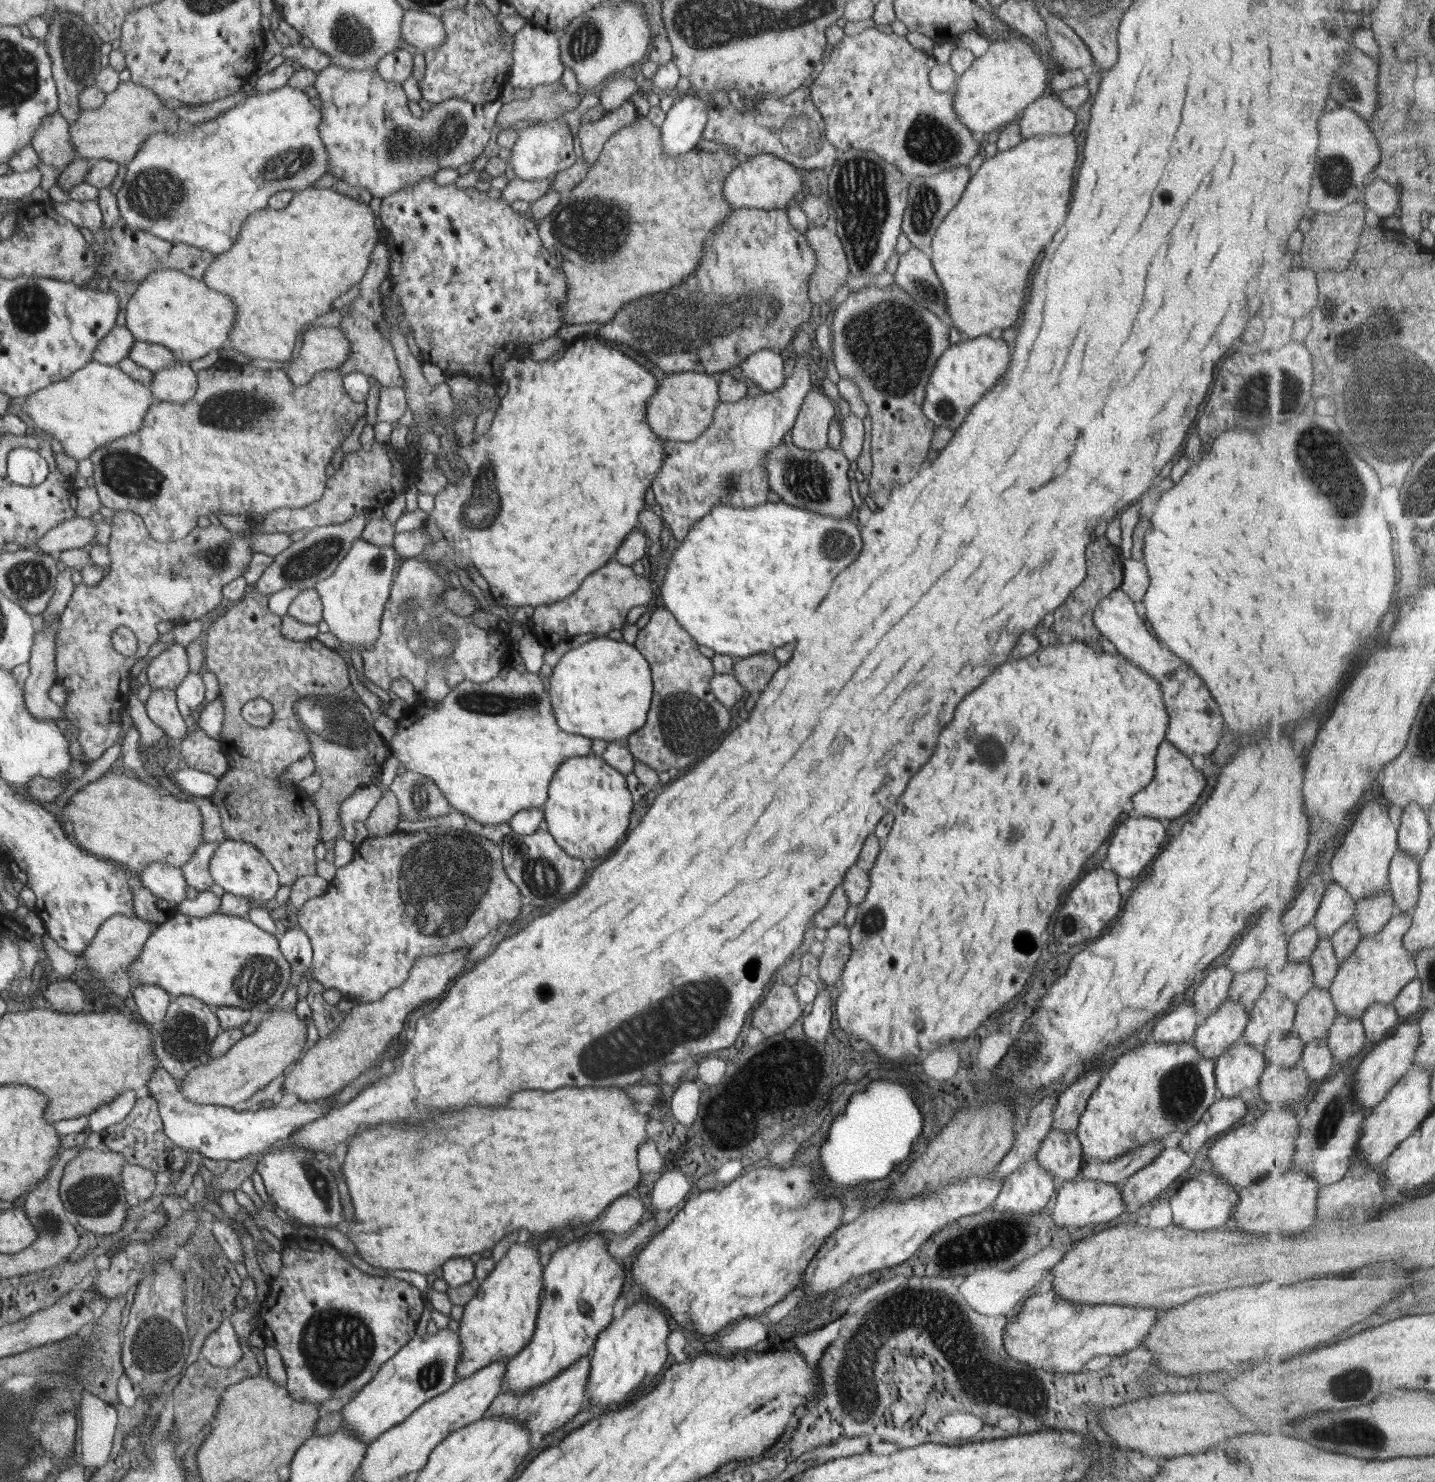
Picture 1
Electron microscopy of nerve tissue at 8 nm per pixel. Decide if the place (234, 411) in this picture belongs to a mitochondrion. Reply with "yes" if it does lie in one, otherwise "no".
yes

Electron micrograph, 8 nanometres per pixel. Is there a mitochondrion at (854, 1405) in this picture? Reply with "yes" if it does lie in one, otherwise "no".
yes

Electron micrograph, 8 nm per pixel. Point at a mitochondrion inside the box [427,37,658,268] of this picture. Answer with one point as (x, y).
(594, 233)

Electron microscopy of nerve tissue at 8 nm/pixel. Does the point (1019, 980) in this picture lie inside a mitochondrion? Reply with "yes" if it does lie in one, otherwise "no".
no

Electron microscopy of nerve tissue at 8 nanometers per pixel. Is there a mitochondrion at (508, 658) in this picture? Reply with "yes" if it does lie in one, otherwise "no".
no

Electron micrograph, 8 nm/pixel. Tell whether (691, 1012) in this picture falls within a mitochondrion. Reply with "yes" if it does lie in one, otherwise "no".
yes

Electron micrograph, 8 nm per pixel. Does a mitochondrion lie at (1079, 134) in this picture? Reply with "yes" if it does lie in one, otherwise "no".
no

